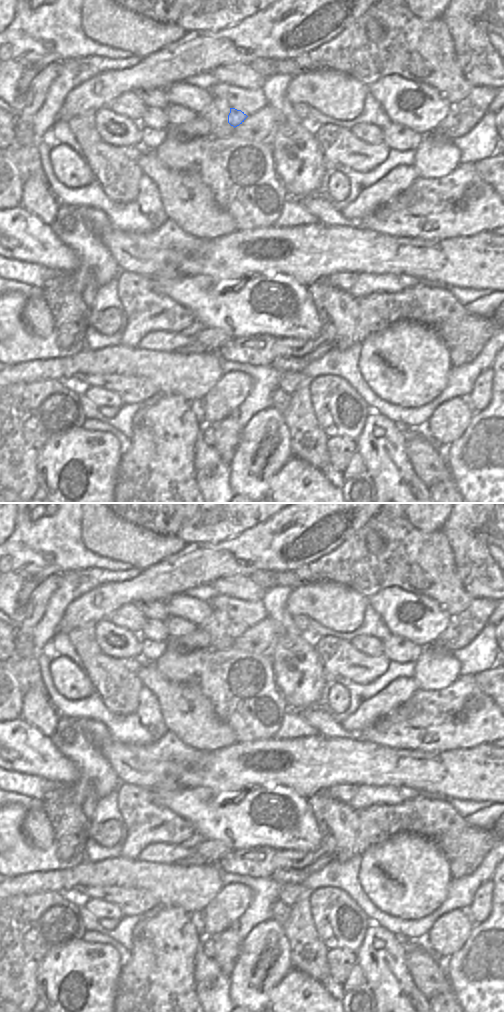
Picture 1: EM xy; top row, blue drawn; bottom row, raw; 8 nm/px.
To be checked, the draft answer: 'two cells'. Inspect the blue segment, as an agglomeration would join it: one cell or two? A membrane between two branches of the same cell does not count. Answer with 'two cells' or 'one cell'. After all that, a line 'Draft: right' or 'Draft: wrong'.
one cell
Draft: wrong

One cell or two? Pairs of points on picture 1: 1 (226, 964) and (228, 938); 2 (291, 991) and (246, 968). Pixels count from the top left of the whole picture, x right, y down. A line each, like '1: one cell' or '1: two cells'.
1: one cell
2: two cells

